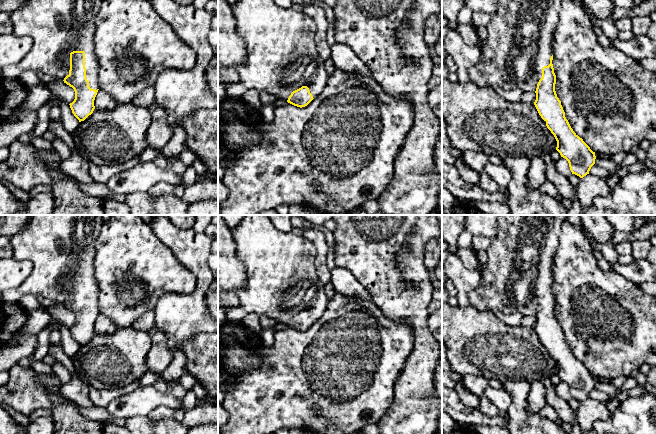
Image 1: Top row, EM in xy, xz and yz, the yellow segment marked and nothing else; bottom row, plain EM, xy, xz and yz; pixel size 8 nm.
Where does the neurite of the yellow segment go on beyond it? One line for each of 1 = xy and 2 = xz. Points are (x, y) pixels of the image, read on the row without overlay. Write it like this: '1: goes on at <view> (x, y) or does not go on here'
1: goes on at xy (58, 246)
2: goes on at xz (281, 281)

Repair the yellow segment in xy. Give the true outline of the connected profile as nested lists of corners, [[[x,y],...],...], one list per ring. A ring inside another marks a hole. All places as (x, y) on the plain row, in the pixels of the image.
[[[30,215],[27,226],[10,238],[10,242],[13,248],[12,257],[18,261],[30,261],[33,269],[19,287],[1,293],[2,301],[20,302],[24,295],[30,294],[62,303],[75,315],[75,323],[69,328],[72,337],[79,346],[84,345],[95,333],[94,324],[99,314],[99,285],[95,278],[94,259],[97,237],[105,219],[105,215]]]

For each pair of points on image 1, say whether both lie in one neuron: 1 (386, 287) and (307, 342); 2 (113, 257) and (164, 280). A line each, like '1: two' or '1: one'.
1: two
2: one

